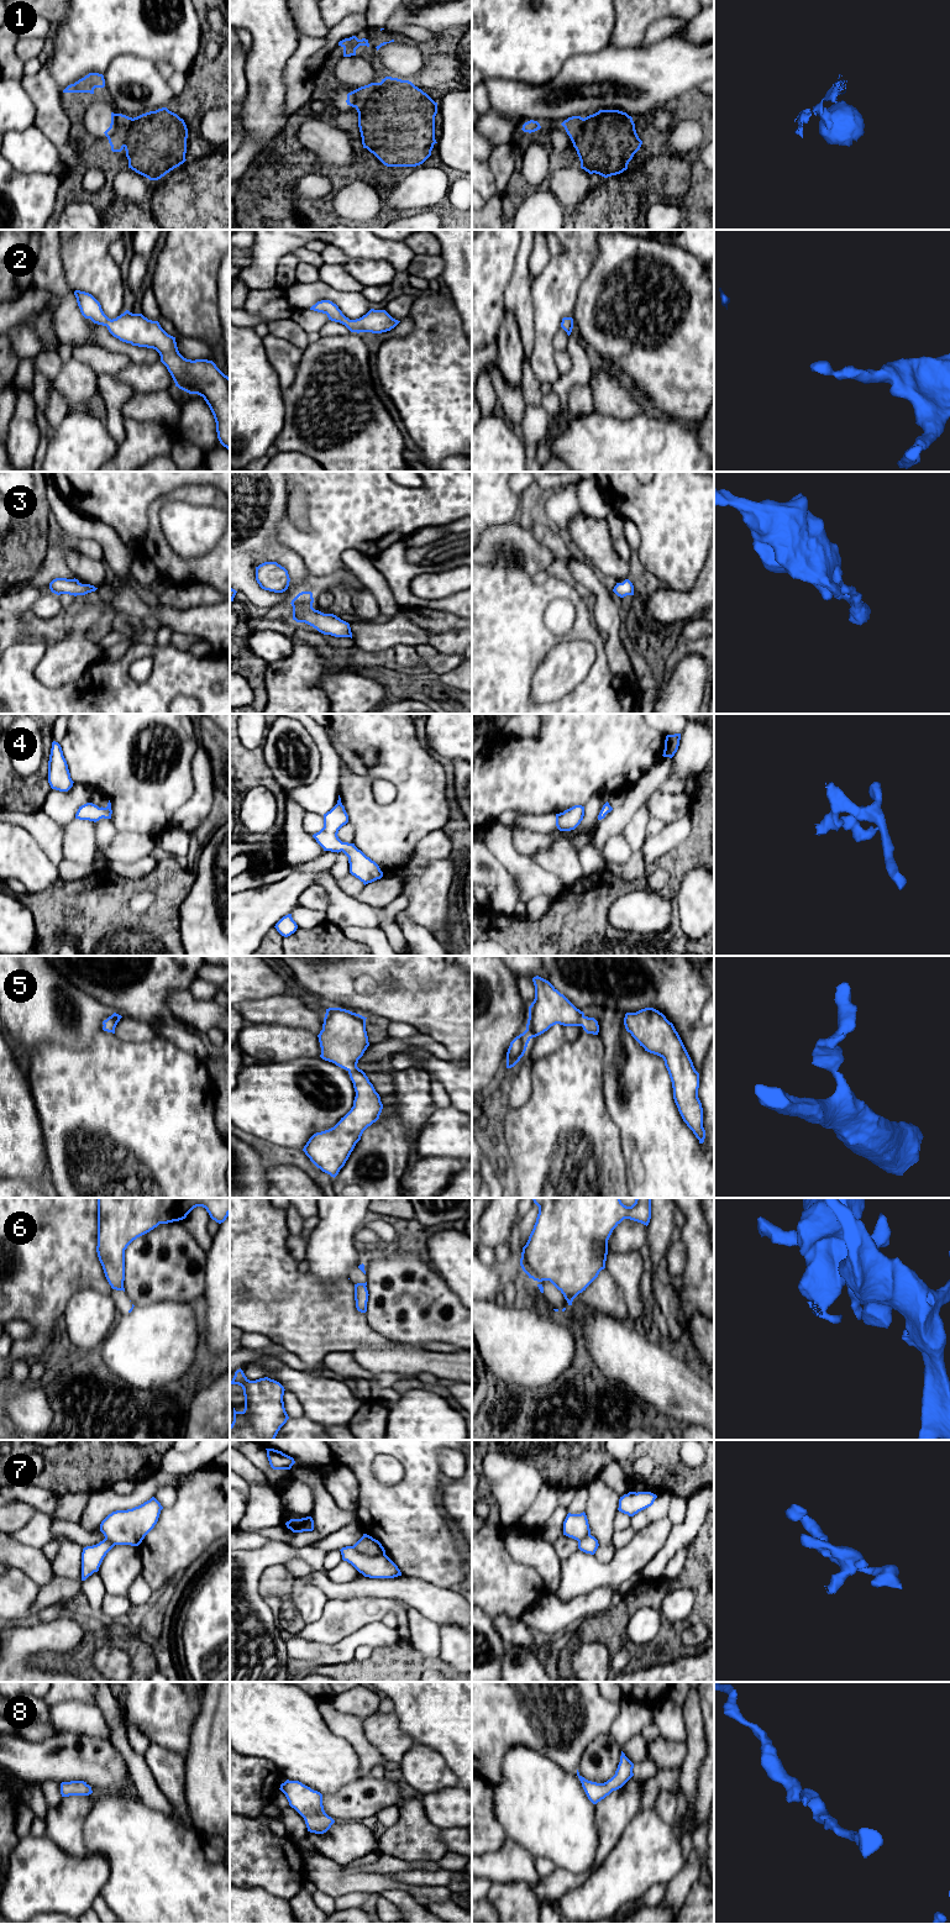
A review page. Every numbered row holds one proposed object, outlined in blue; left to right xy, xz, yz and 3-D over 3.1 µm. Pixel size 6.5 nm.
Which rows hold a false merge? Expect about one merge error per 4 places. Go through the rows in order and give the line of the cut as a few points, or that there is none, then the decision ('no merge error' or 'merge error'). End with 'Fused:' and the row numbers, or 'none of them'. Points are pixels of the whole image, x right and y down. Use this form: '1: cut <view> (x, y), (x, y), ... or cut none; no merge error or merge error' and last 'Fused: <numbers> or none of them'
1: cut none; no merge error
2: cut none; no merge error
3: cut none; no merge error
4: cut none; no merge error
5: cut none; no merge error
6: cut xy (113, 1287), (122, 1288); merge error
7: cut xz (351, 1546), (367, 1556), (384, 1555); merge error
8: cut none; no merge error
Fused: 6, 7

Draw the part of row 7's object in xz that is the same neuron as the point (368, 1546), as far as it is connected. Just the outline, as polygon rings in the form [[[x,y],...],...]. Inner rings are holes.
[[[363,1534],[363,1536],[352,1547],[357,1552],[367,1557],[377,1557],[385,1555],[385,1550],[382,1544],[367,1534]]]

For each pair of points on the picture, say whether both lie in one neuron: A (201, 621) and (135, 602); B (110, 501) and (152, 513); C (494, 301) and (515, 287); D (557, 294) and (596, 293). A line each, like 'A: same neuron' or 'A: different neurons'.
A: same neuron
B: different neurons
C: different neurons
D: different neurons

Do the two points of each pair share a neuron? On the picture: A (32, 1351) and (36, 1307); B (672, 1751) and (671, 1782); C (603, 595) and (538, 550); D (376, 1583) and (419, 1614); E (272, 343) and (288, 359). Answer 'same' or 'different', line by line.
A: same
B: different
C: same
D: same
E: same

